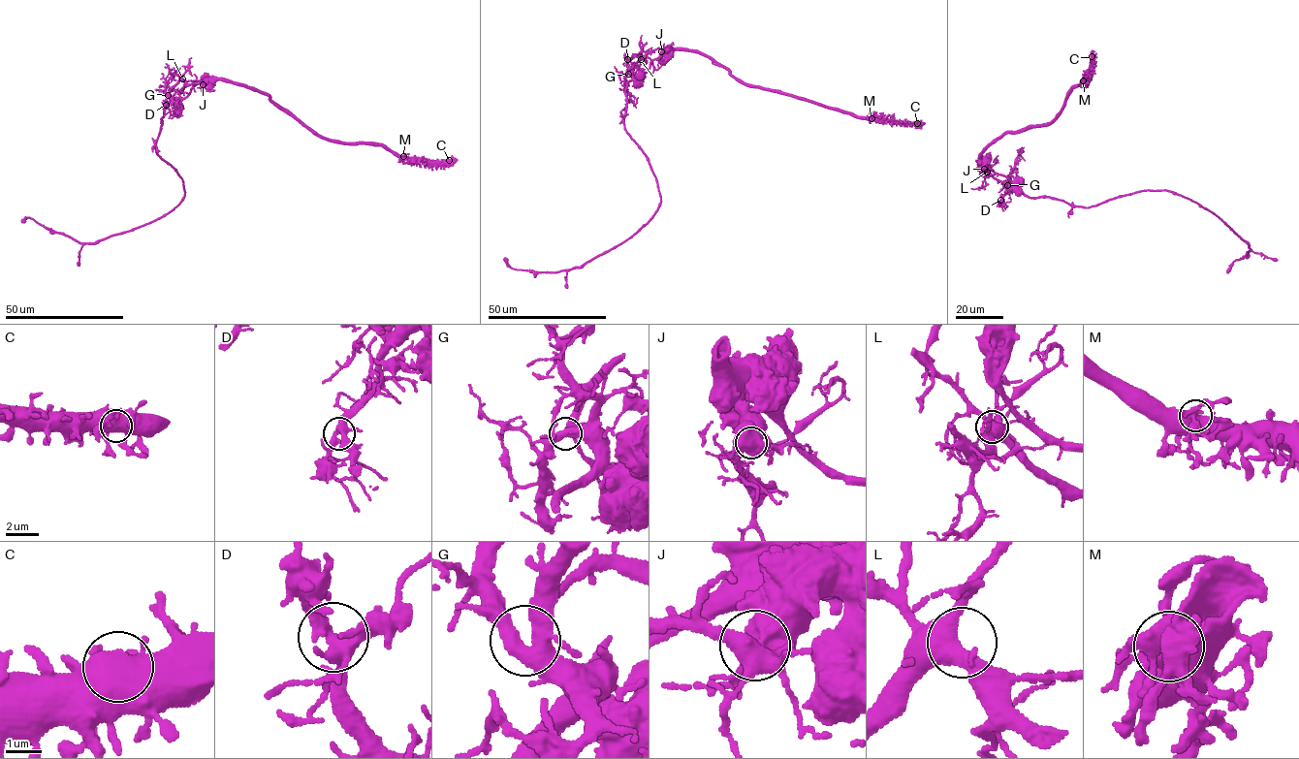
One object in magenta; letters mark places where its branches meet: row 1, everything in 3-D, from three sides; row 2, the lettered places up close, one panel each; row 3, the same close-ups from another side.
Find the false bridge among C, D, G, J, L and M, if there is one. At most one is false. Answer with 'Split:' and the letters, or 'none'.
Split: J

